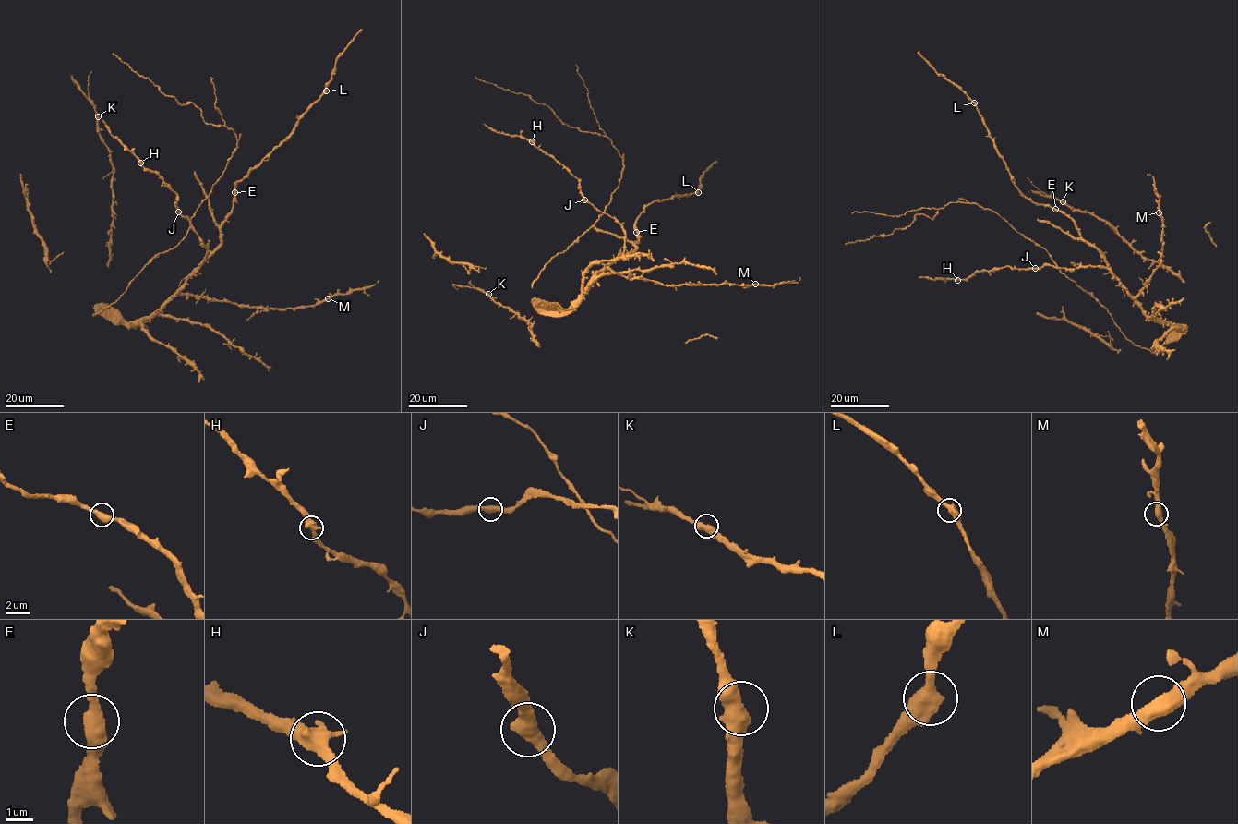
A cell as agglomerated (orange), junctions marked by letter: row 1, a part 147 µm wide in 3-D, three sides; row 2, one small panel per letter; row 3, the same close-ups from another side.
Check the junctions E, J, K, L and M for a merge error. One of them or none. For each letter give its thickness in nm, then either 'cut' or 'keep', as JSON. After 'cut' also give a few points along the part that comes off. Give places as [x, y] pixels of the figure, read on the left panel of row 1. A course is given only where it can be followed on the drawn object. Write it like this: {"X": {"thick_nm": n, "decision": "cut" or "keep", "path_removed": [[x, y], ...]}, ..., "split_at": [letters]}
{"E": {"thick_nm": 460, "decision": "keep"}, "J": {"thick_nm": 480, "decision": "keep"}, "K": {"thick_nm": 500, "decision": "keep"}, "L": {"thick_nm": 500, "decision": "keep"}, "M": {"thick_nm": 460, "decision": "keep"}, "split_at": []}

